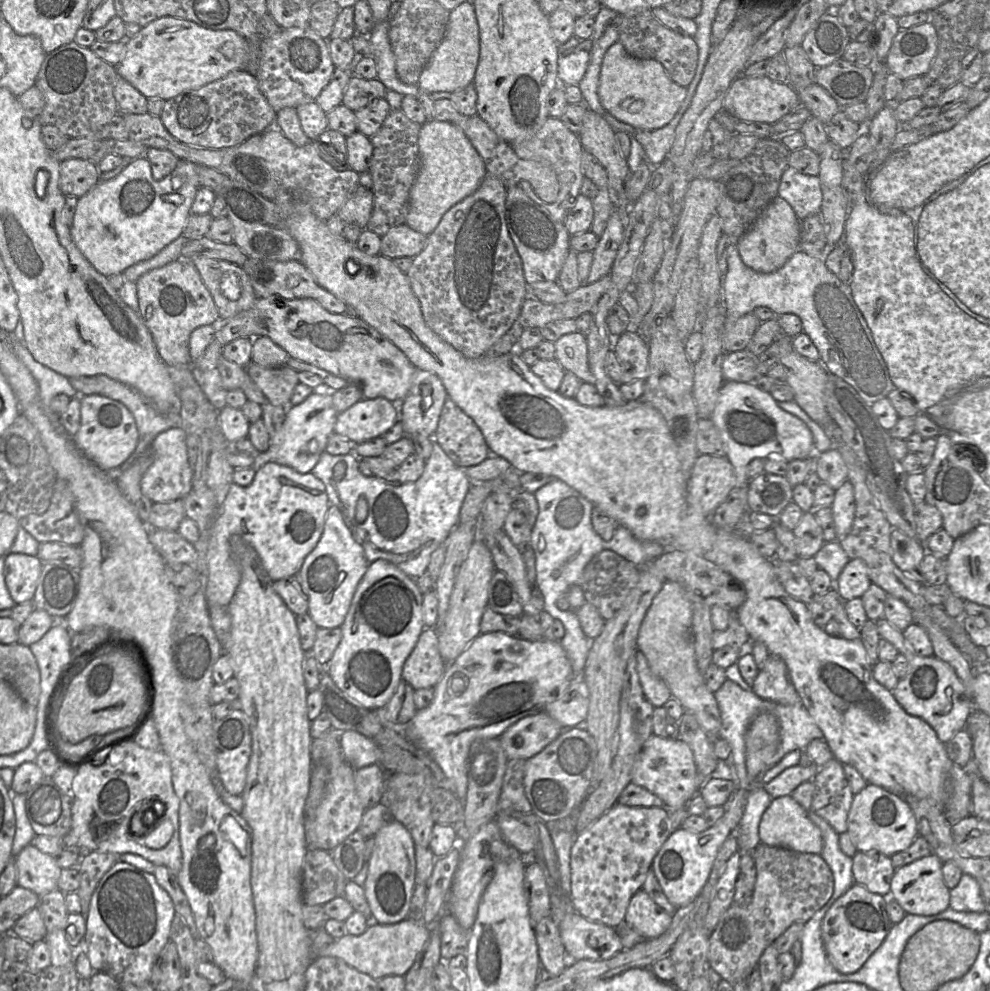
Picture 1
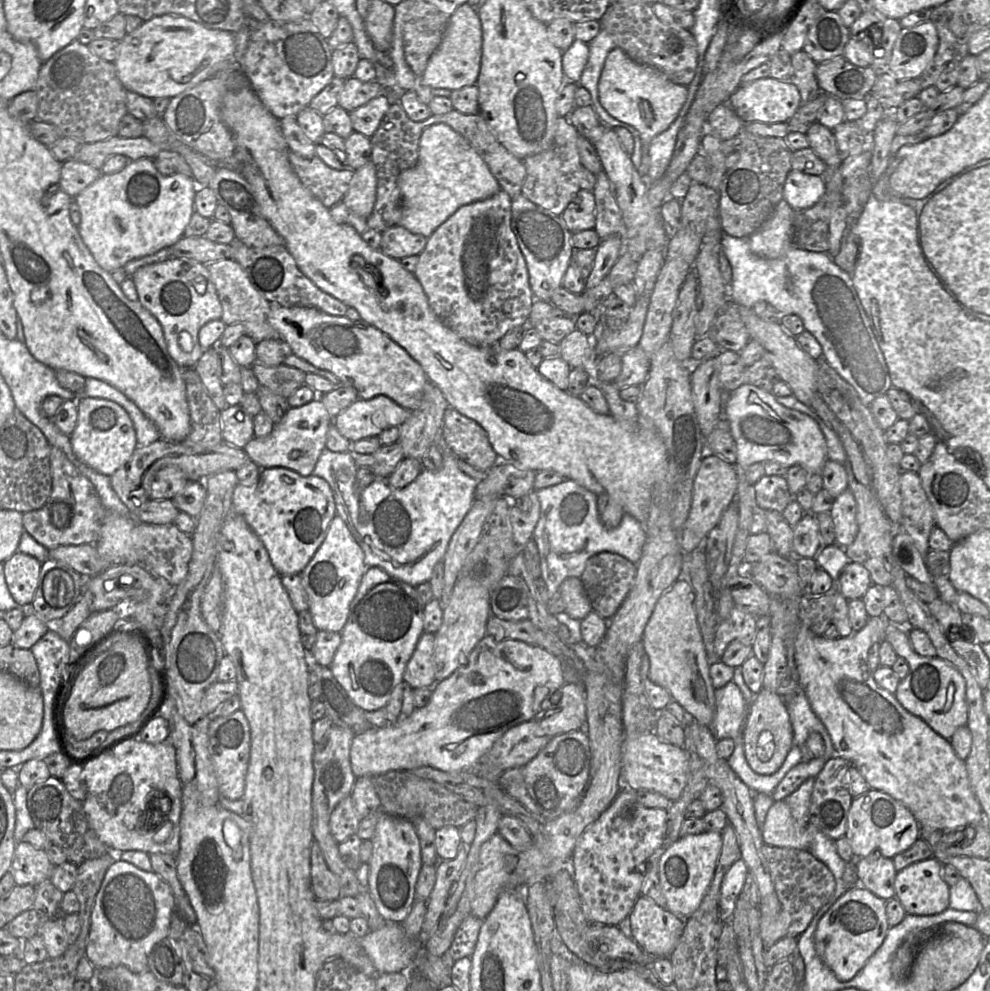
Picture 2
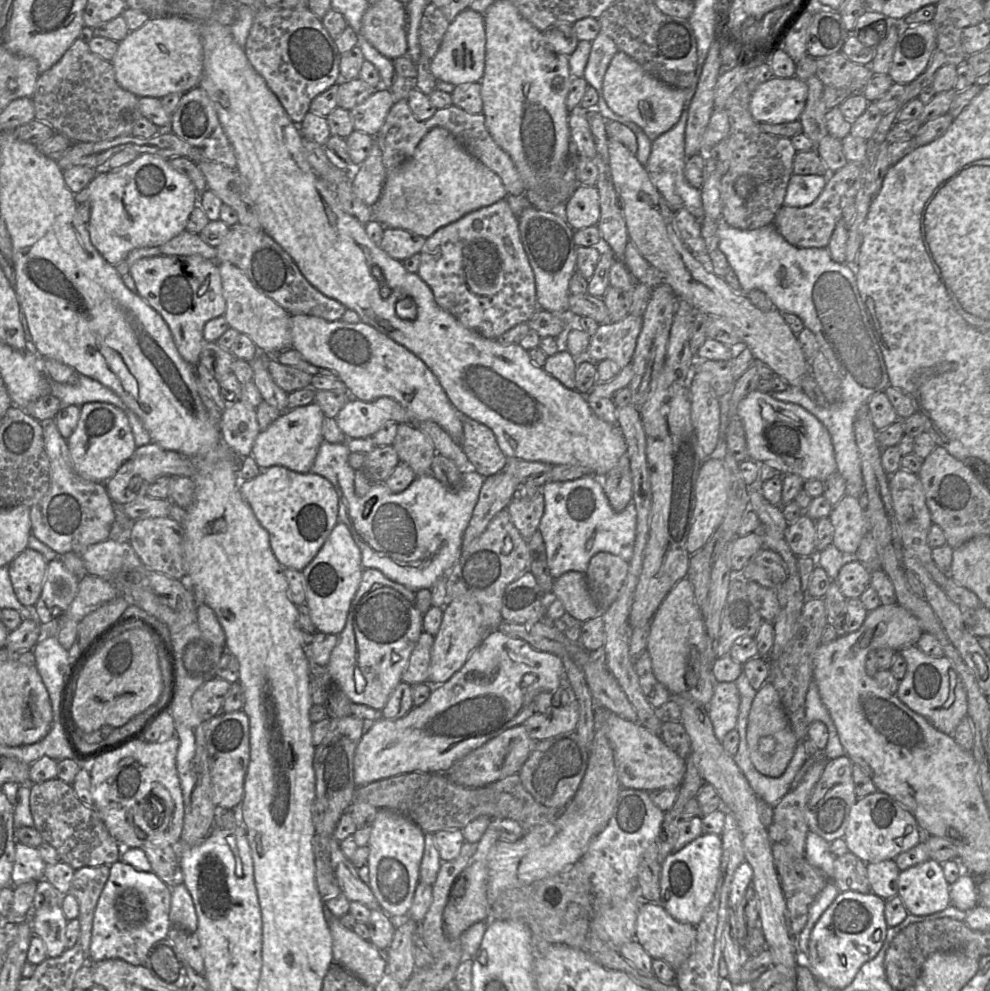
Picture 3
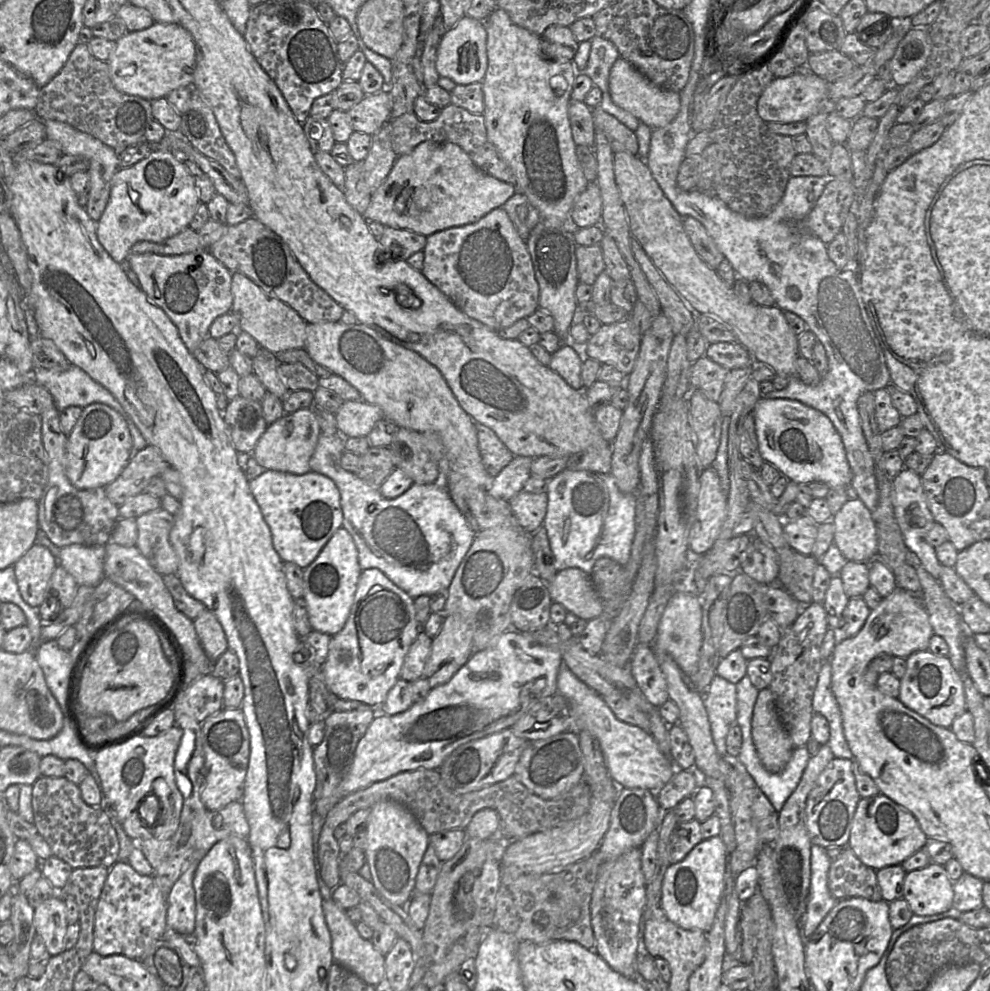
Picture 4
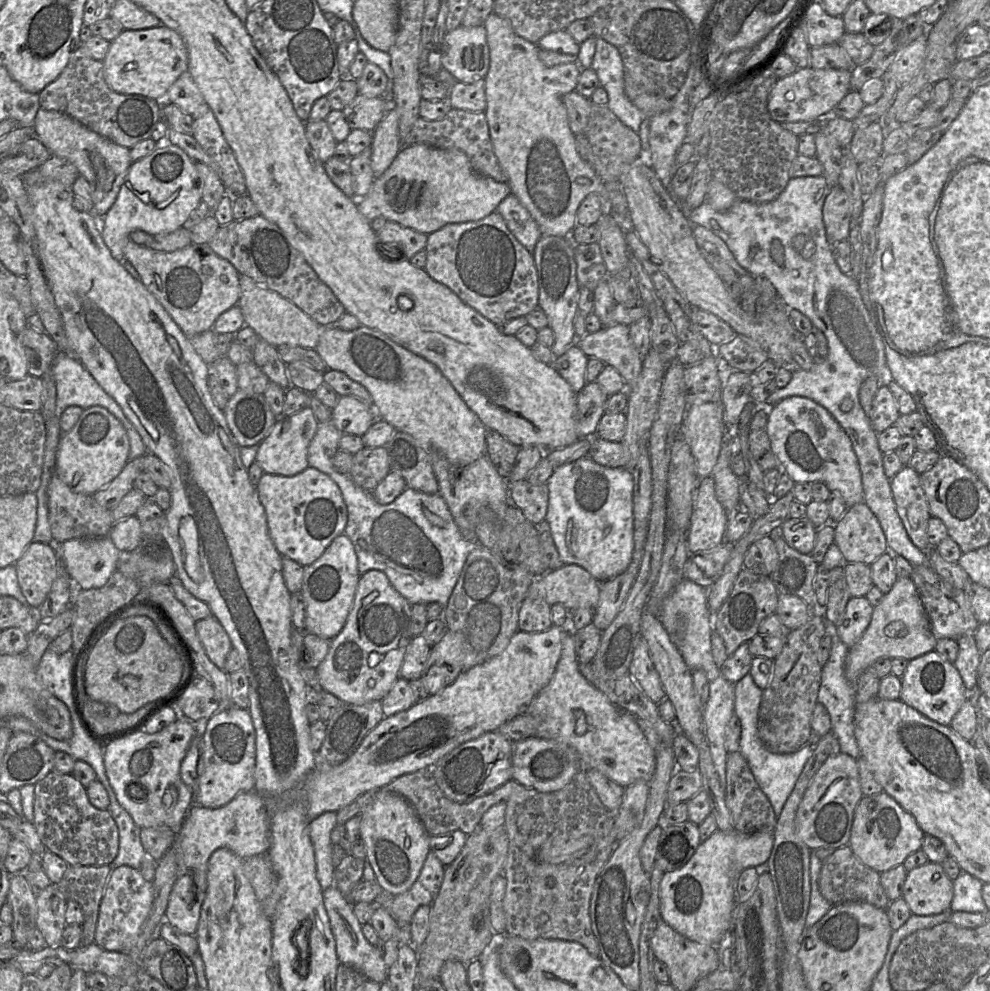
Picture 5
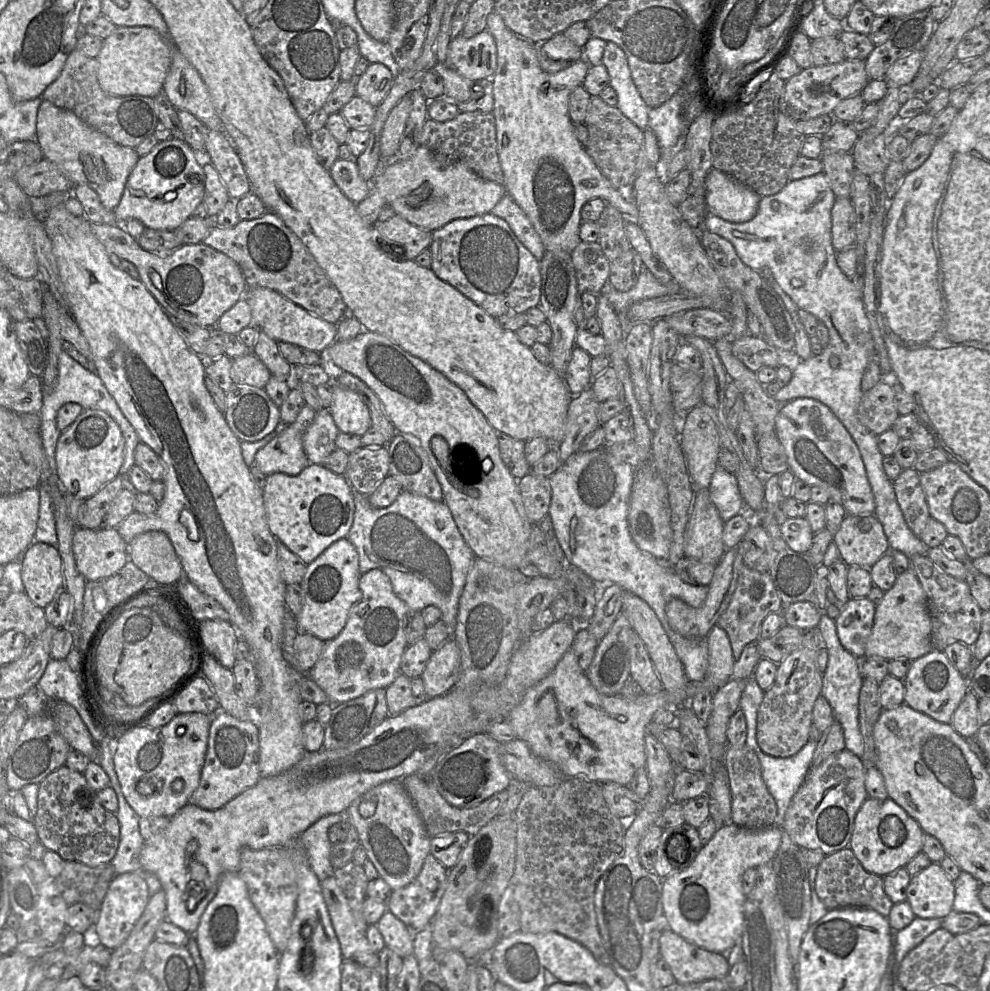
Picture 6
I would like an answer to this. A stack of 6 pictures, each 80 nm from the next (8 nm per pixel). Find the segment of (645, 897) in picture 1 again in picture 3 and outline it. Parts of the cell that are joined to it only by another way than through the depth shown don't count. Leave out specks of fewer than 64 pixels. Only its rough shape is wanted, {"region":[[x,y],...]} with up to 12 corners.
{"region":[[643,901],[635,940],[676,971],[694,951],[695,926]]}

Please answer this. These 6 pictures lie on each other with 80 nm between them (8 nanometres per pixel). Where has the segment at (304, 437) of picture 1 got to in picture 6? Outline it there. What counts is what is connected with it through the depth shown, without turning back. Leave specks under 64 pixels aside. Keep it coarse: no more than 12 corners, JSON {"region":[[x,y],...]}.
{"region":[[305,404],[255,456],[266,476],[296,476],[309,464],[303,435],[315,417]]}

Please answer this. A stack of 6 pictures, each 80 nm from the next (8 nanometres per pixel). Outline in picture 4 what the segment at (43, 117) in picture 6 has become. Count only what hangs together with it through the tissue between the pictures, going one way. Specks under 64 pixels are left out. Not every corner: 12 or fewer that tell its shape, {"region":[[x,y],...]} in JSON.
{"region":[[53,120],[46,139],[90,163],[84,209],[97,222],[109,202],[119,154],[100,140]]}

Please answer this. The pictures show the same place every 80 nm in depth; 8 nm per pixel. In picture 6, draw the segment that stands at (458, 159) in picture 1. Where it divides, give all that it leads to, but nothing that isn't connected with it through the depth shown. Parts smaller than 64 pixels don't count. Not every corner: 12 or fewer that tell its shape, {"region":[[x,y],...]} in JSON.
{"region":[[419,146],[382,164],[356,206],[432,233],[490,213],[504,185]]}

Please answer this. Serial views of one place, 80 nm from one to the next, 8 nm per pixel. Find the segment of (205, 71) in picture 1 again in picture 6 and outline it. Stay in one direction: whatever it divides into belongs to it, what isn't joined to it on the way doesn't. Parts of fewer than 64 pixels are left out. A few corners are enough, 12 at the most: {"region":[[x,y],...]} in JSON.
{"region":[[116,27],[97,57],[114,97],[163,92],[172,44],[151,27]]}

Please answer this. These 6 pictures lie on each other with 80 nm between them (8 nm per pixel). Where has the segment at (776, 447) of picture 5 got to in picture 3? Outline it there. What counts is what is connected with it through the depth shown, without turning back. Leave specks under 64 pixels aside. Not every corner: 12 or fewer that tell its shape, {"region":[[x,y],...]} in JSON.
{"region":[[740,401],[749,460],[824,482],[829,431],[800,405]]}

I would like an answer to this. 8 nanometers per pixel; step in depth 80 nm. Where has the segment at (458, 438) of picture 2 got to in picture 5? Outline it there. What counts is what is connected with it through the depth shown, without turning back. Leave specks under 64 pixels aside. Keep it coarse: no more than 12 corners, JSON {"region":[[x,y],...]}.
{"region":[[494,430],[486,445],[493,466],[507,479],[521,448]]}

